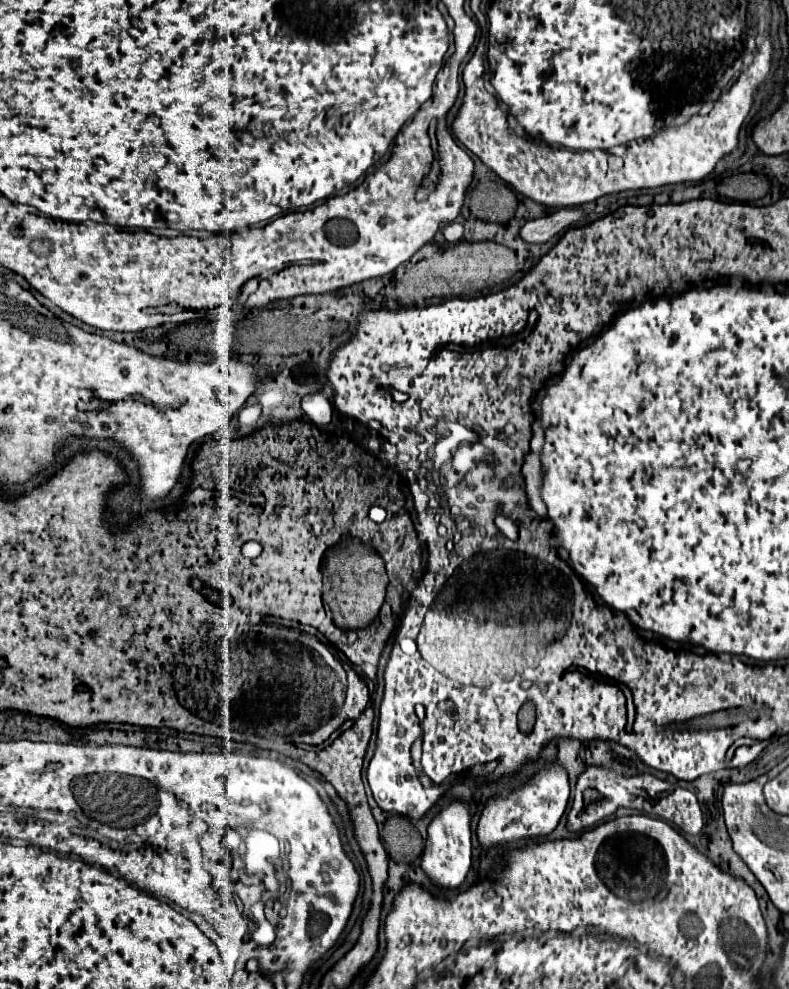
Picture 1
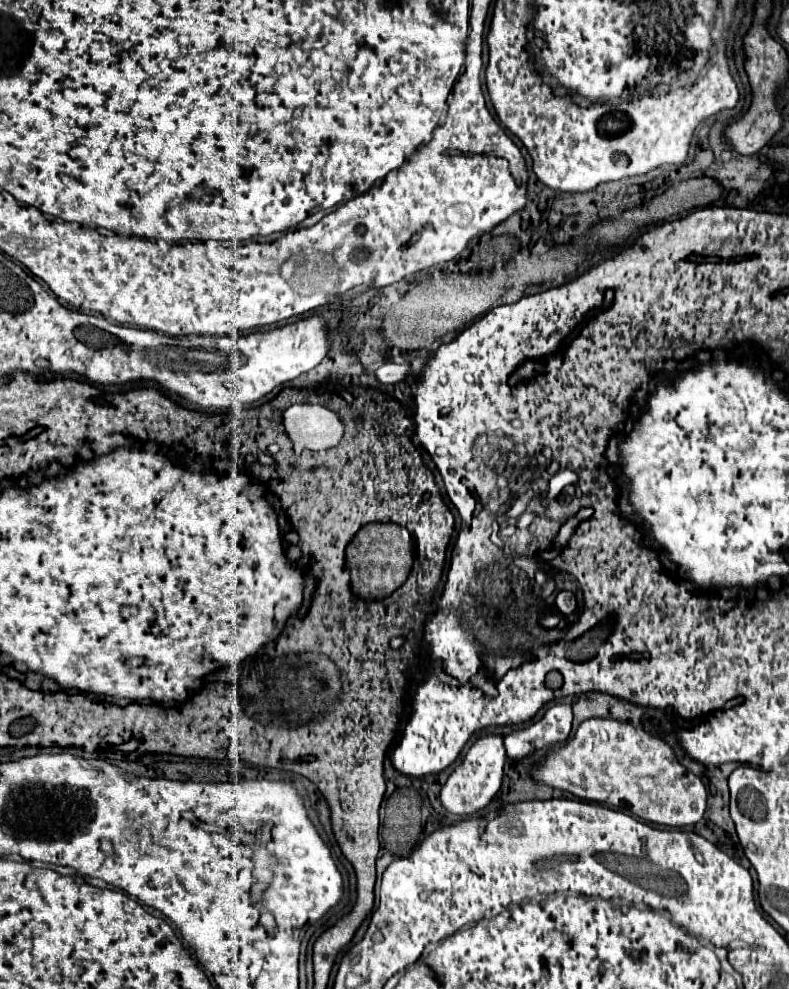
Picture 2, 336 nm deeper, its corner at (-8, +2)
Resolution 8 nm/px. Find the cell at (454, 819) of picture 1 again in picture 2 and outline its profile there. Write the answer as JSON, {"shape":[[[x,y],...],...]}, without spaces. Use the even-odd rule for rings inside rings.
{"shape":[[[488,735],[480,737],[466,753],[464,761],[452,771],[446,785],[440,791],[442,807],[452,815],[474,815],[480,809],[484,809],[494,795],[498,793],[504,777],[504,763],[506,763],[506,751],[502,745],[502,737]]]}

